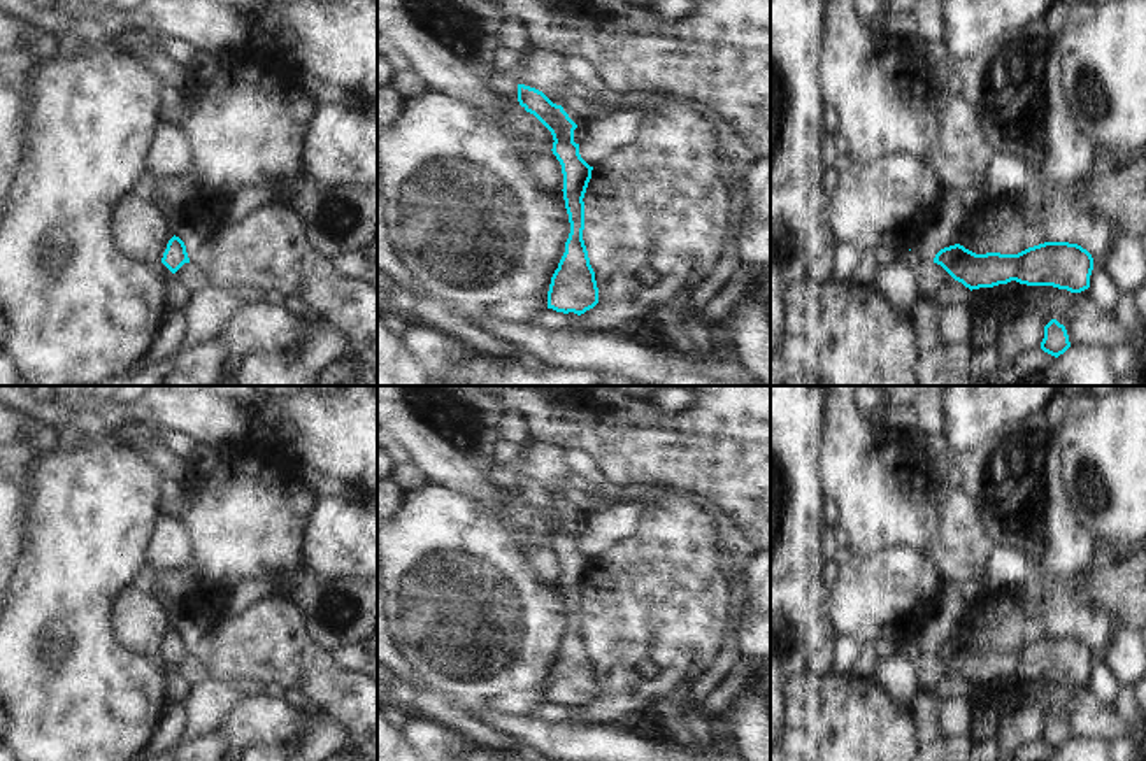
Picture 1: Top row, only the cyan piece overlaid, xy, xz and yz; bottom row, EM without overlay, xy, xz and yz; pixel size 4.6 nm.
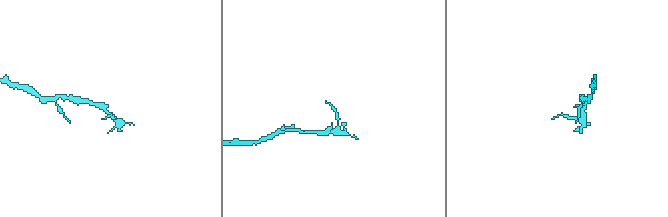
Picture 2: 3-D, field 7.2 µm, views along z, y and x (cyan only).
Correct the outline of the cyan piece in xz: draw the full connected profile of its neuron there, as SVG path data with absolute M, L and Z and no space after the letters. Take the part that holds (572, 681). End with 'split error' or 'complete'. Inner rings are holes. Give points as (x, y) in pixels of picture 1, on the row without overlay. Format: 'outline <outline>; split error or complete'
outline M518 477L518 494L551 524L555 533L551 544L560 554L563 566L562 584L570 626L565 635L565 645L551 670L548 701L581 708L598 696L595 665L590 658L583 633L583 591L591 572L593 559L581 551L579 537L574 535L574 523L577 517L569 510L562 498L553 496L542 484L525 477Z; complete

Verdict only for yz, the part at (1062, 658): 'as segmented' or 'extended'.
as segmented

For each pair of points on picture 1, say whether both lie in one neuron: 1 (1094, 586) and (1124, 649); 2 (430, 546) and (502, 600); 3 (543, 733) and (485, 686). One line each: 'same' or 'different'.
1: different
2: same
3: different

